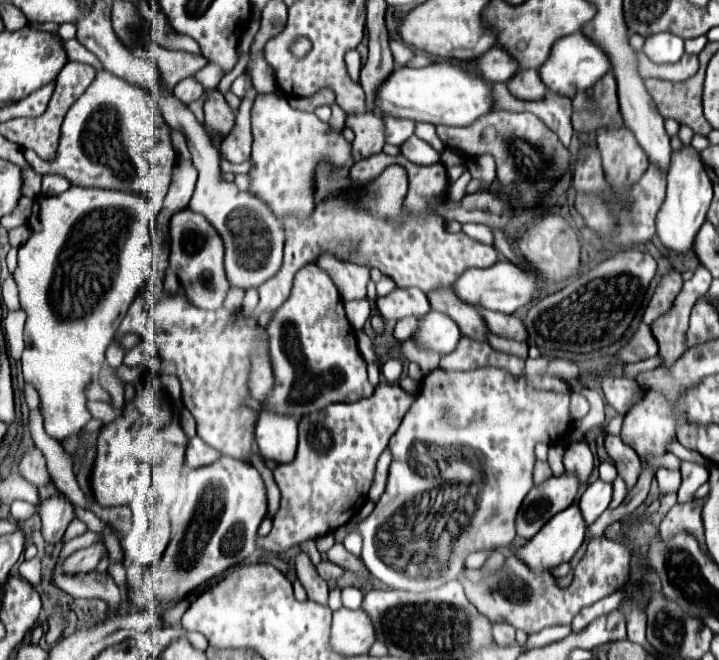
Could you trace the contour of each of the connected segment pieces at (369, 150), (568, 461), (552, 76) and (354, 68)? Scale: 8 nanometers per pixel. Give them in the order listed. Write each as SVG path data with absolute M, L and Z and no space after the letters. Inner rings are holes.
M374 113L352 115L346 121L346 125L356 135L356 139L352 141L352 159L354 159L354 163L382 151L382 147L384 147L382 117L378 117Z
M570 443L564 453L564 467L566 473L574 473L580 483L586 483L592 469L594 469L594 457L586 443Z
M574 33L570 37L562 37L562 41L558 41L558 45L554 47L554 53L550 53L550 61L546 61L546 65L542 65L542 69L538 73L542 75L542 81L550 91L562 93L566 97L574 97L574 93L578 93L578 89L590 89L610 69L612 69L610 57L602 51L602 47L598 47L584 33Z
M356 49L346 53L346 67L348 67L348 75L352 81L358 81L358 73L360 73L360 55Z

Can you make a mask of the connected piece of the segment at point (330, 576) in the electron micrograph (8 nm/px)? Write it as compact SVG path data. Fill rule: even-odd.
M322 561L316 569L318 569L318 575L322 575L322 579L326 579L326 581L334 581L334 579L340 579L344 575L344 569L330 563L330 561Z

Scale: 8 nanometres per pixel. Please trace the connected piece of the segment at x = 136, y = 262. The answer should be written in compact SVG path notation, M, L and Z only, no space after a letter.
M76 187L56 197L38 195L28 219L32 237L18 249L18 267L14 279L20 291L20 305L26 311L22 373L42 401L44 429L50 437L62 441L82 431L92 419L86 409L84 387L104 365L104 353L124 319L130 303L140 295L148 283L148 261L152 259L152 243L148 223L154 219L152 203L142 193Z

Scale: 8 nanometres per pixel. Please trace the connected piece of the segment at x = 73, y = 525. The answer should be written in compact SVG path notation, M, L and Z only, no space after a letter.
M74 517L72 521L70 521L70 525L68 525L68 529L66 529L66 535L64 535L64 541L68 541L68 539L72 539L72 537L78 537L78 535L82 535L84 531L86 531L88 527L78 519L78 517Z

